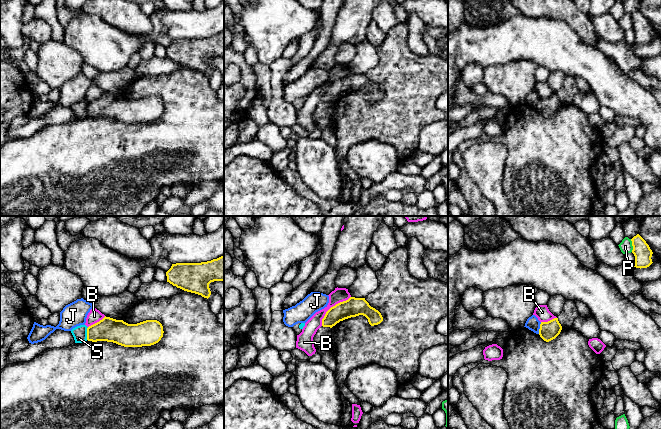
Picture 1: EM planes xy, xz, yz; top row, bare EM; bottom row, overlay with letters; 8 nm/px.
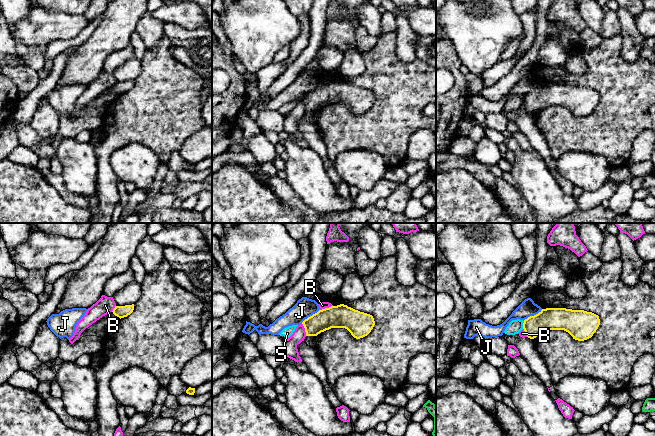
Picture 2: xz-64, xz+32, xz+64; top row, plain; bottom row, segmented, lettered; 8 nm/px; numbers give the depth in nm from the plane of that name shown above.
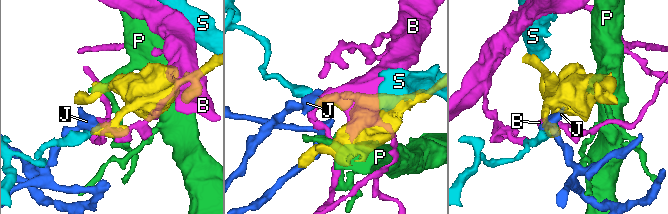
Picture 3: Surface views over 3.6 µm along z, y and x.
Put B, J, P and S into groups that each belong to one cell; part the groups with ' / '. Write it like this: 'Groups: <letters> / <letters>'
Groups: B / J / P / S

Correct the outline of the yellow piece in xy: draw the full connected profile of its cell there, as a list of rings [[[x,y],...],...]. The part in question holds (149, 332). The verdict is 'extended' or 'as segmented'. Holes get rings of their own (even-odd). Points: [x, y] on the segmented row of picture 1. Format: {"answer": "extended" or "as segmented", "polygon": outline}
{"answer": "as segmented", "polygon": [[[105,316],[87,328],[87,340],[113,342],[124,347],[142,347],[158,343],[163,333],[163,326],[157,320],[128,324]]]}

